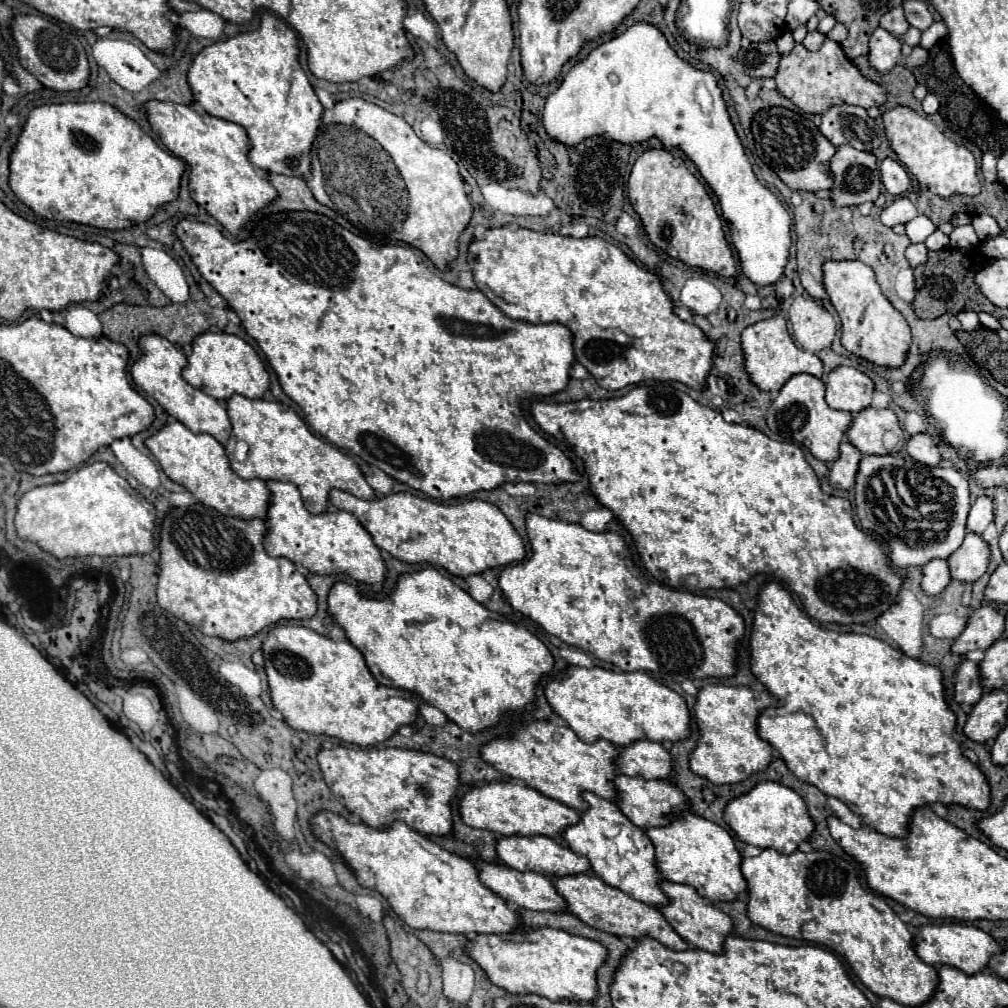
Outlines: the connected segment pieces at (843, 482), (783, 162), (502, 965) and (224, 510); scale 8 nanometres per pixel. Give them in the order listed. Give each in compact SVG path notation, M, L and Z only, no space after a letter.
M846 439L840 445L840 457L830 469L830 485L834 489L852 489L856 485L856 471L860 467L862 453Z
M770 107L756 113L752 121L752 133L756 141L756 153L778 177L796 191L822 191L832 189L832 171L828 167L836 147L820 133L812 119L802 113Z
M550 927L522 929L504 935L478 935L468 943L468 949L490 981L506 993L534 993L552 1001L568 999L574 1003L592 1003L592 999L596 999L596 971L608 957L602 943Z
M178 421L168 423L164 429L146 439L146 447L158 459L162 471L174 481L196 495L206 507L212 507L228 517L238 519L266 519L270 507L270 489L260 479L240 479L232 467L228 467L228 455L224 455L224 445L212 435L192 433Z

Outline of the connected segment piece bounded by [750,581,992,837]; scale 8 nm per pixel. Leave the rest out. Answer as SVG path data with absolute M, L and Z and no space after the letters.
M776 581L768 583L760 593L750 653L752 673L782 701L780 707L760 713L760 737L782 755L788 769L800 781L812 783L822 793L844 801L856 815L862 815L868 827L890 837L904 837L908 835L912 813L924 805L942 803L976 811L988 809L992 801L988 799L988 783L984 783L980 767L954 741L956 715L946 703L938 667L912 659L870 635L838 633L820 627Z

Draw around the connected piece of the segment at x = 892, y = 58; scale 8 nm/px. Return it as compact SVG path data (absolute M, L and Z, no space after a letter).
M878 27L870 37L870 63L878 71L890 71L900 63L902 41L896 39L890 31Z

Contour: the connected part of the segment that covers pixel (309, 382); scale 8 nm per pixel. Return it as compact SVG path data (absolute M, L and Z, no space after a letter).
M298 211L298 213L276 213L262 215L254 223L250 237L244 241L230 241L214 225L180 221L176 233L198 267L200 275L228 301L228 305L238 313L242 325L250 337L256 339L264 351L268 363L278 375L278 381L284 393L300 405L310 427L324 437L328 443L348 449L358 455L362 461L382 469L390 477L408 487L426 493L432 499L448 501L454 497L464 497L476 491L492 491L504 483L544 483L558 485L566 481L578 481L580 473L574 463L560 451L554 443L536 433L524 417L522 405L526 399L550 397L566 389L570 381L570 367L574 365L574 347L572 331L560 323L534 325L526 321L516 321L506 317L482 291L466 291L456 285L446 283L422 261L422 255L408 245L376 245L370 243L348 229L342 229L338 223L330 221L324 215Z

